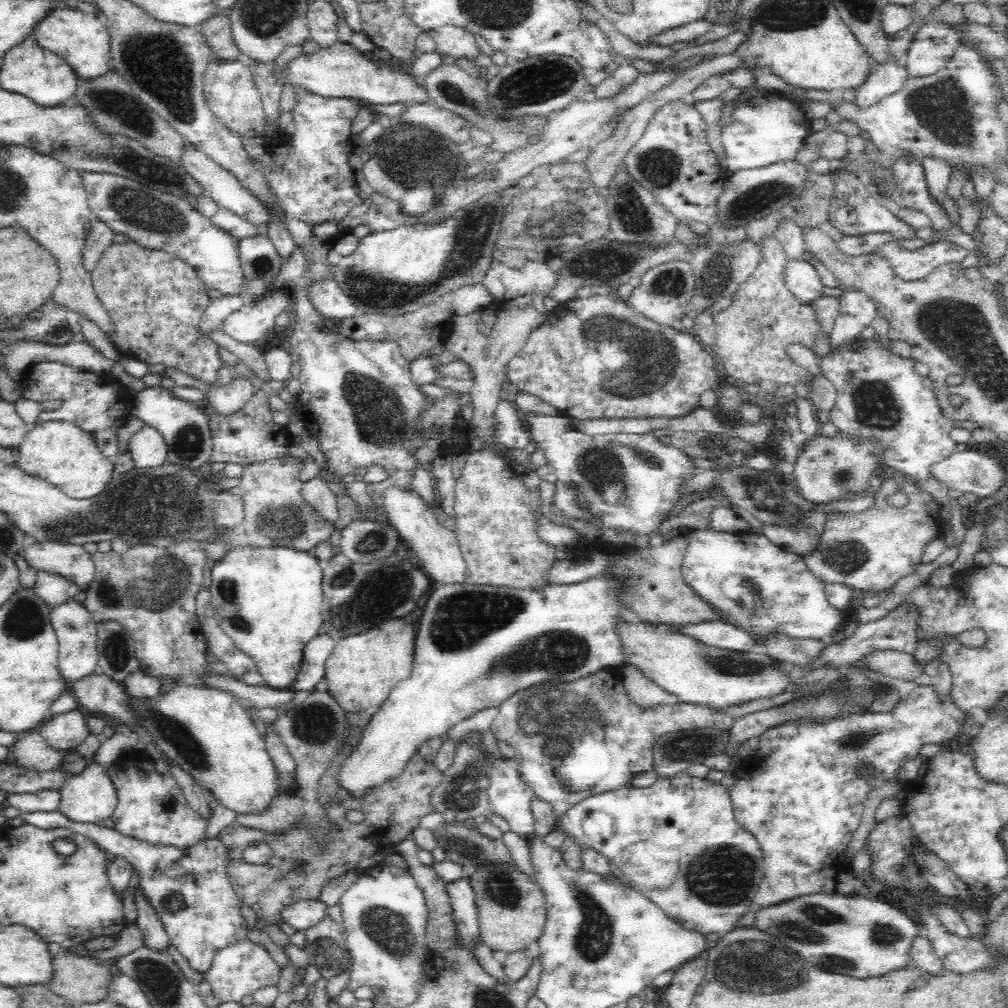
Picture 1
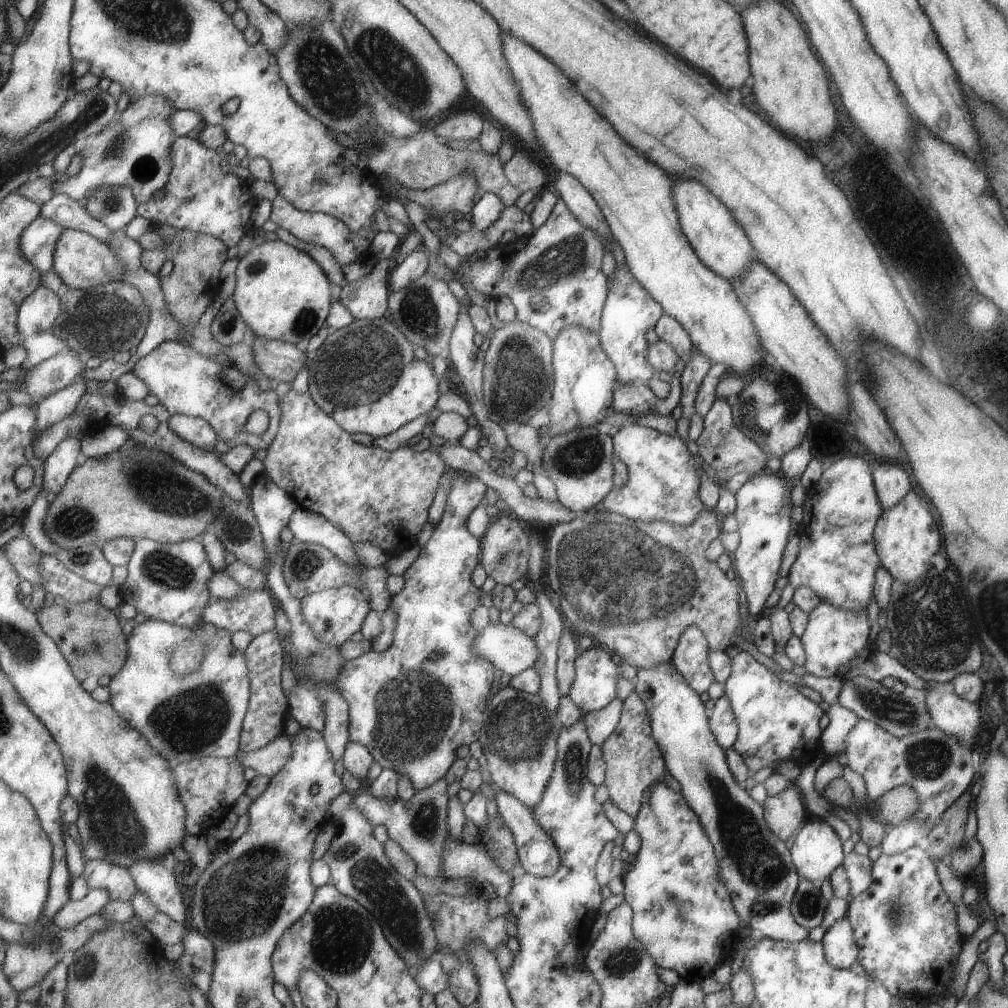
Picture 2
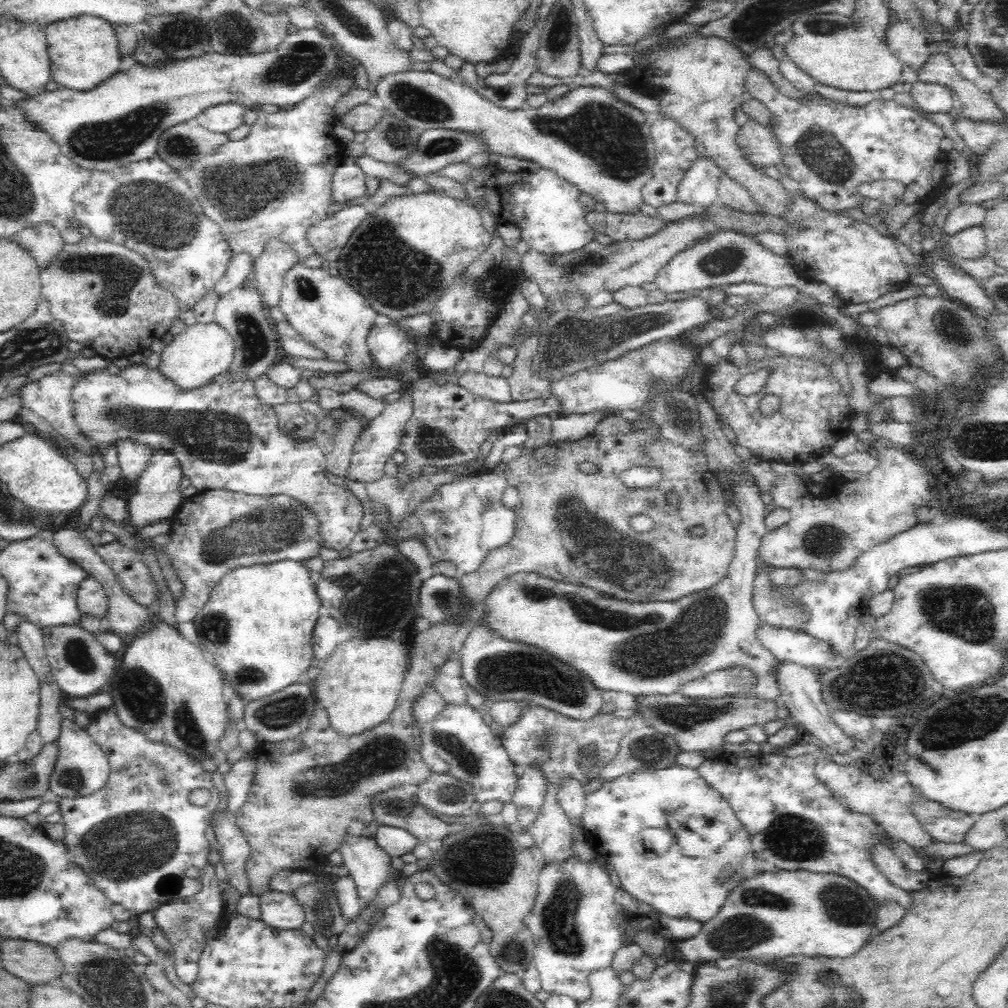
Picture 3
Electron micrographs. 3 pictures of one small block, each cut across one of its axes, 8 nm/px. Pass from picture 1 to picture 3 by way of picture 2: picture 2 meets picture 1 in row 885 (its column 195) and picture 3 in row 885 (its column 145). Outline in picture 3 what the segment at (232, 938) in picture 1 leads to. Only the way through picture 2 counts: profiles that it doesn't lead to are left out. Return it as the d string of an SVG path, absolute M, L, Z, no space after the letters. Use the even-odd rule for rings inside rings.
M208 863L203 868L201 879L203 880L203 887L194 896L173 900L171 903L159 906L152 911L157 926L165 938L171 942L176 974L182 983L189 986L196 982L199 956L208 941L207 932L210 932L218 924L219 917L224 910L224 902L218 888L219 881L216 878L213 864Z

